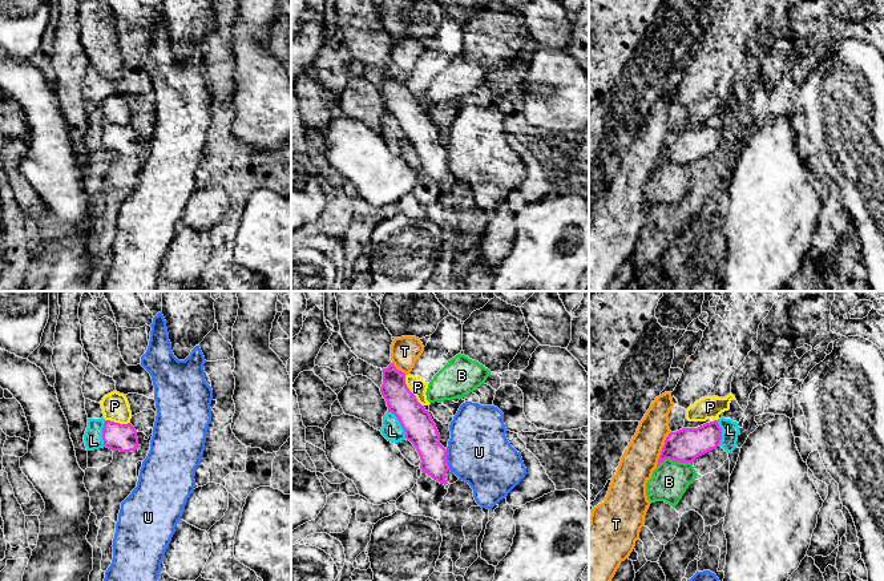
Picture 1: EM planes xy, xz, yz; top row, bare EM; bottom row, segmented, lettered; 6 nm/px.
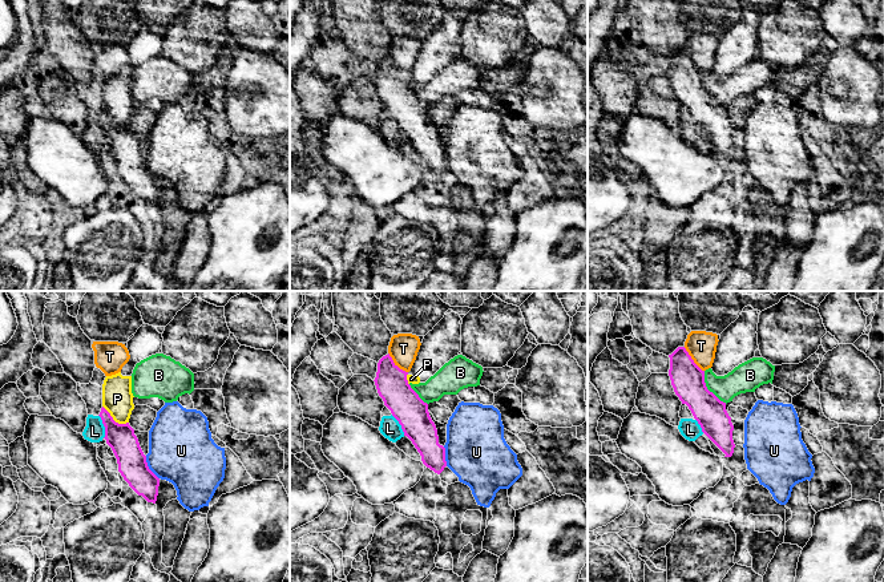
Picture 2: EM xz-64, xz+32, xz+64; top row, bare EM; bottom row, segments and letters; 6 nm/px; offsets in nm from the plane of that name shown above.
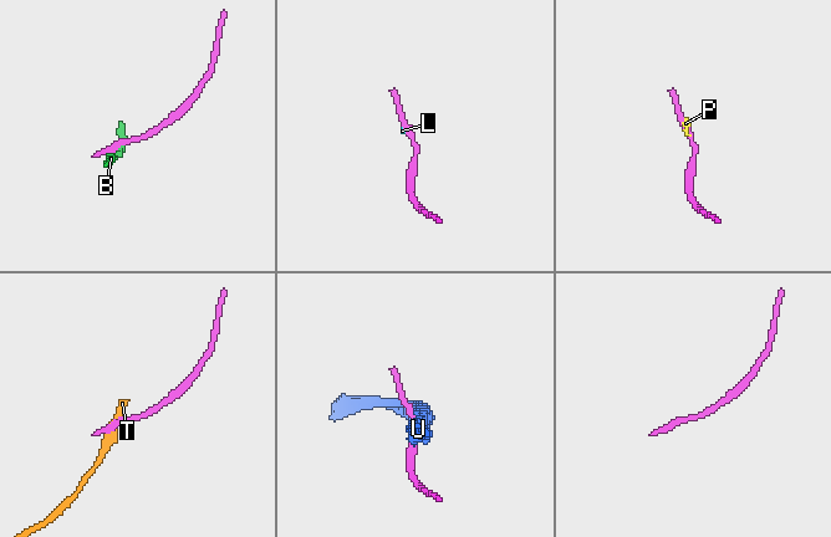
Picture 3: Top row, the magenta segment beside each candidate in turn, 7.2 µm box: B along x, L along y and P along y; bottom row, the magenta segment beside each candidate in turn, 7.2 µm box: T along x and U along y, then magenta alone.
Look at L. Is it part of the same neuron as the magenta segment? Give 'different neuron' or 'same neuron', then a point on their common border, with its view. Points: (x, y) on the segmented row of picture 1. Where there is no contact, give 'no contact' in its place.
different neuron; meets magenta in xz at (400, 423)

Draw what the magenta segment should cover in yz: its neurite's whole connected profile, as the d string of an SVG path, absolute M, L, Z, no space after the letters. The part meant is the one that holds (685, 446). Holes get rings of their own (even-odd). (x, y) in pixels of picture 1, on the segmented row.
M717 420L698 428L682 428L670 432L662 447L657 467L665 459L693 464L697 457L719 447L720 440L722 428Z

